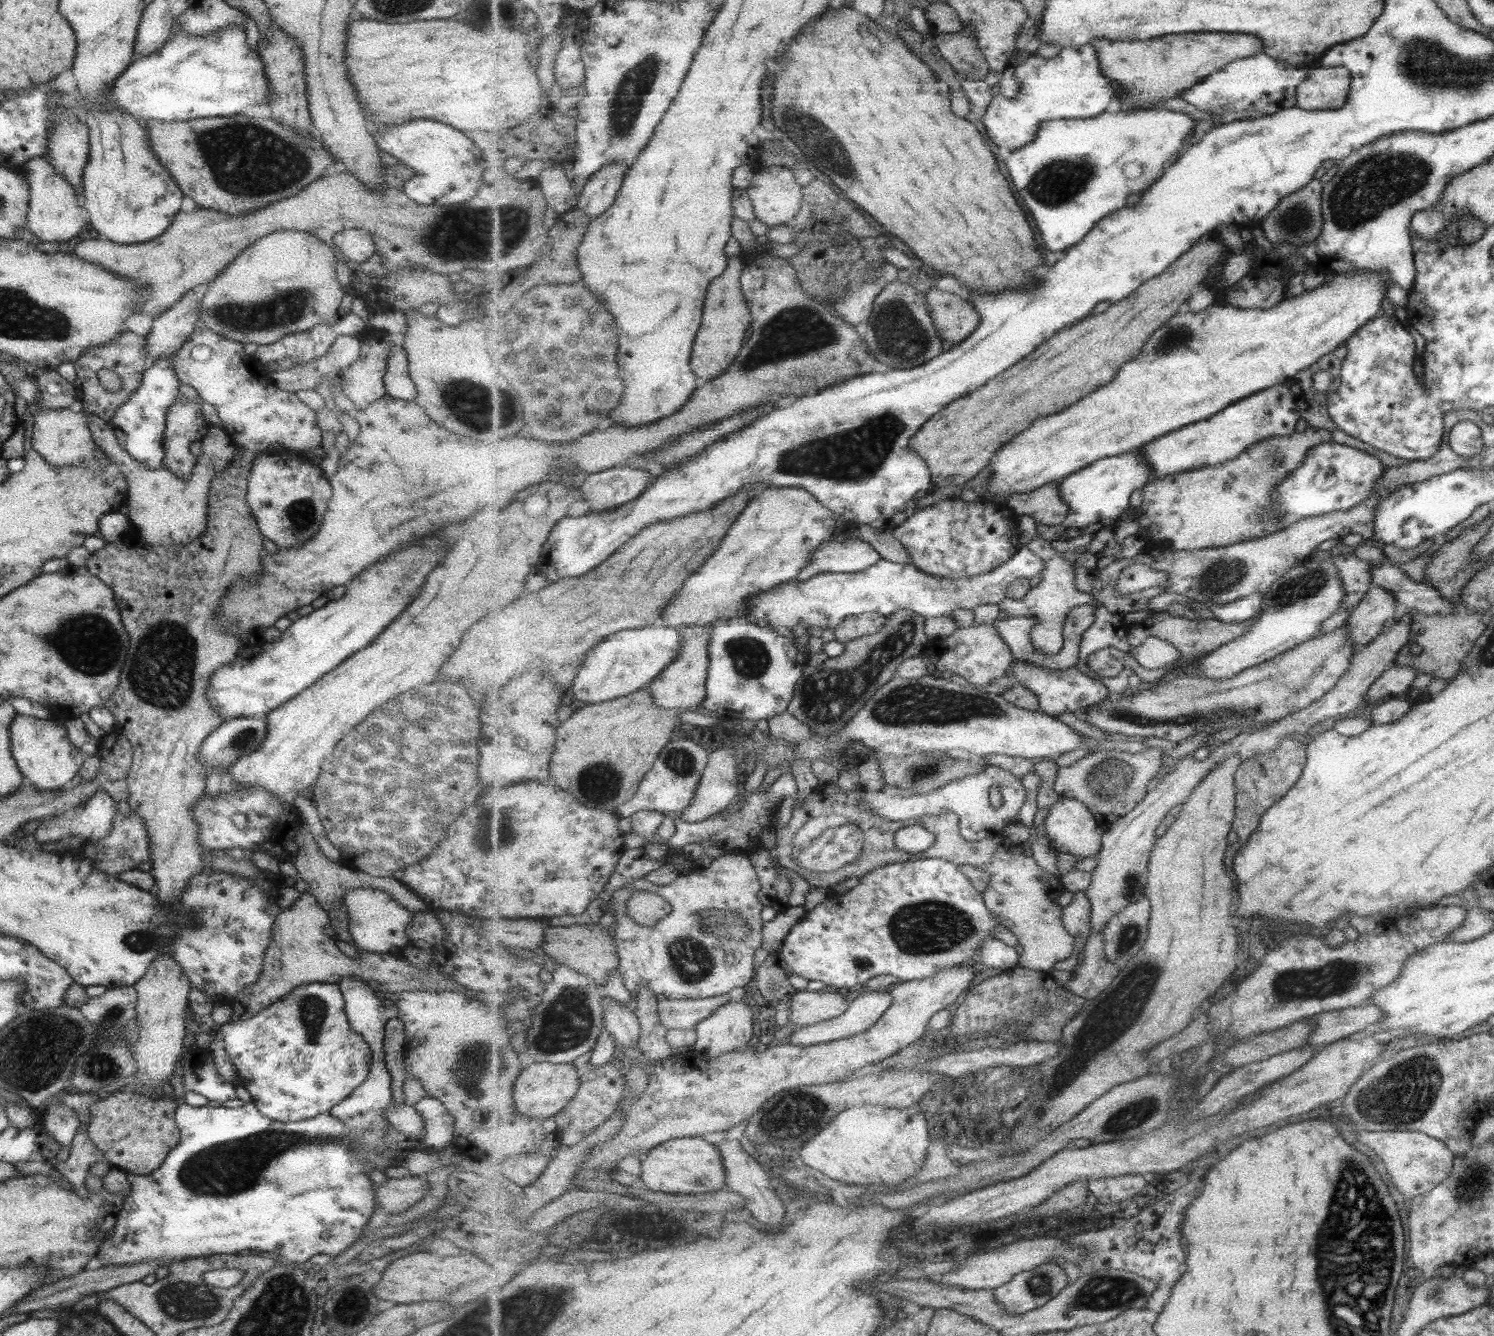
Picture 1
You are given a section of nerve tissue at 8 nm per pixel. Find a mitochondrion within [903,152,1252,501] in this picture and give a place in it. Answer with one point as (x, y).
(1055, 183)

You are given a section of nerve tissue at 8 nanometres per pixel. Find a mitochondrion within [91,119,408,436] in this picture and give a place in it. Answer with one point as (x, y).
(261, 162)

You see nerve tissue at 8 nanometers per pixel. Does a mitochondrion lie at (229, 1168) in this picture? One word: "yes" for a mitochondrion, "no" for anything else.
yes

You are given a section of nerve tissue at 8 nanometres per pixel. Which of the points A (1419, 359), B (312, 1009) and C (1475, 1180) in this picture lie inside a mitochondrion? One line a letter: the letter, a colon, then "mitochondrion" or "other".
A: other
B: mitochondrion
C: mitochondrion

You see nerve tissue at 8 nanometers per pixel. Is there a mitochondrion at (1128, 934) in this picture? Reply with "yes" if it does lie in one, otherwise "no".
yes

